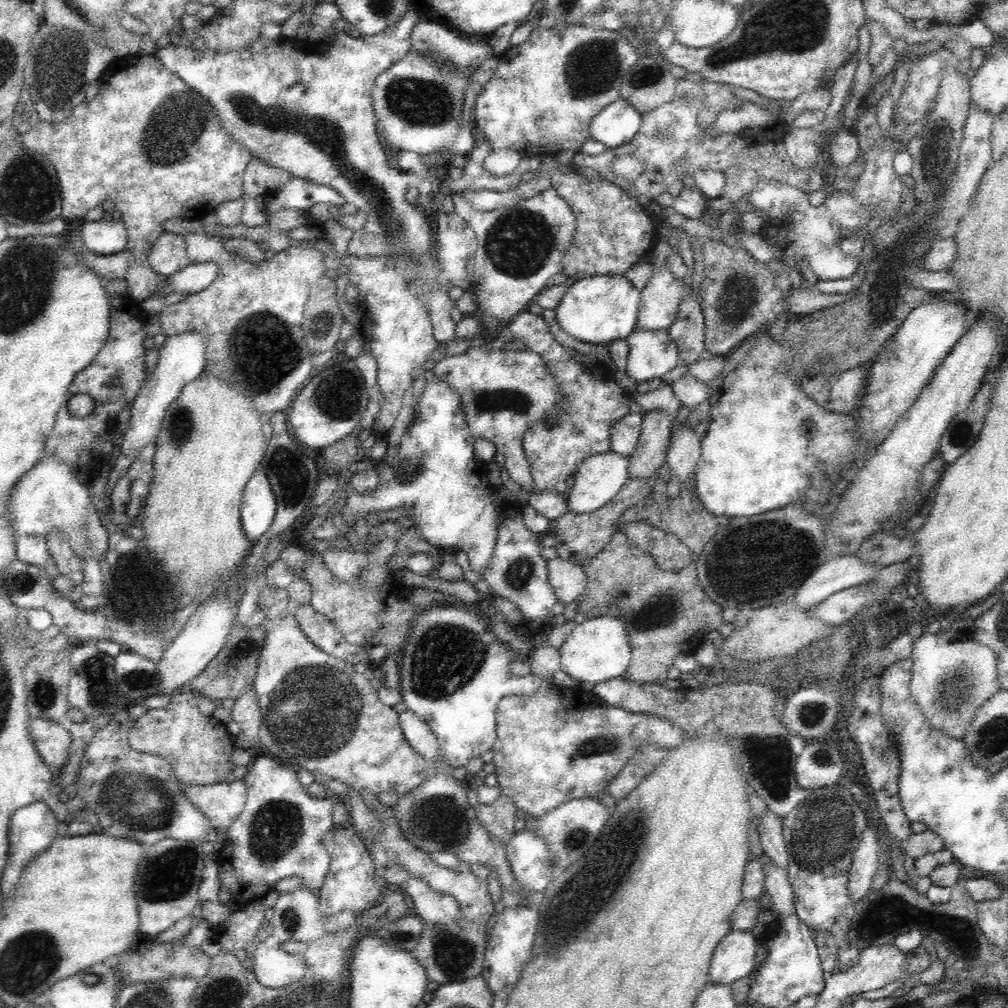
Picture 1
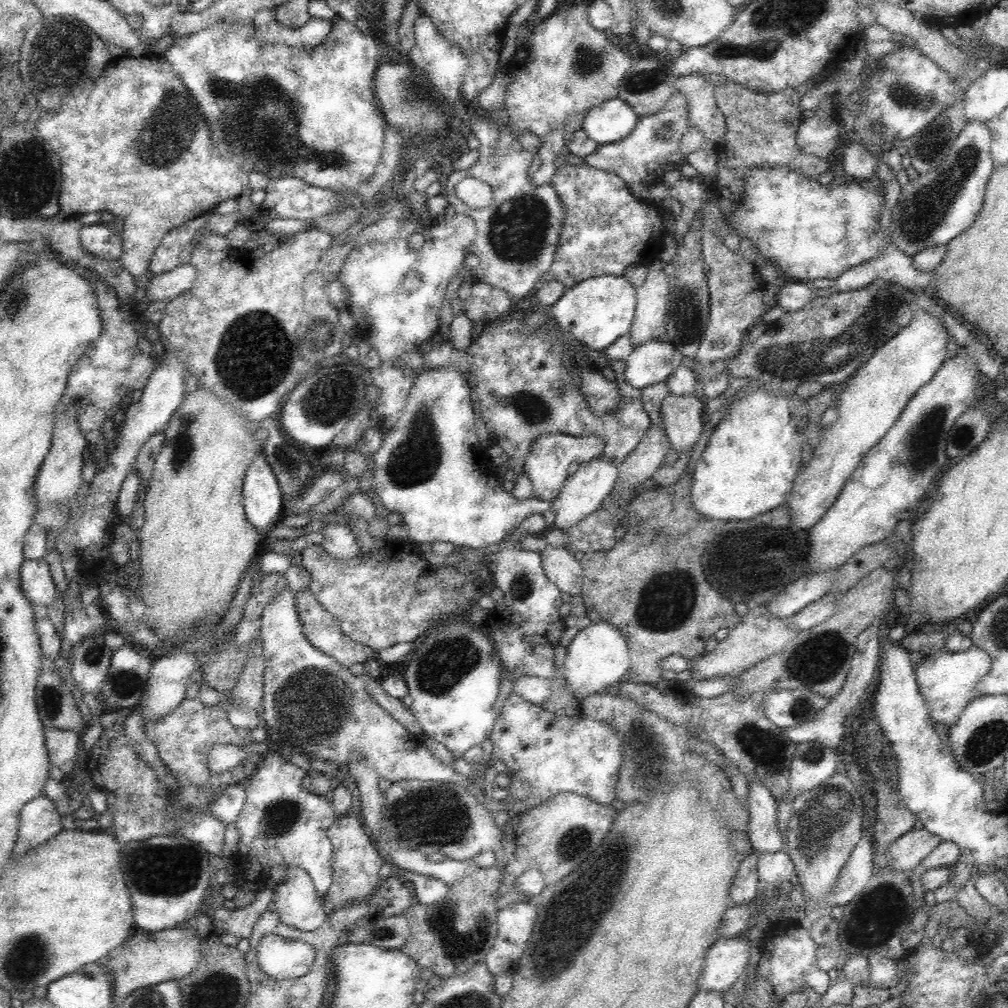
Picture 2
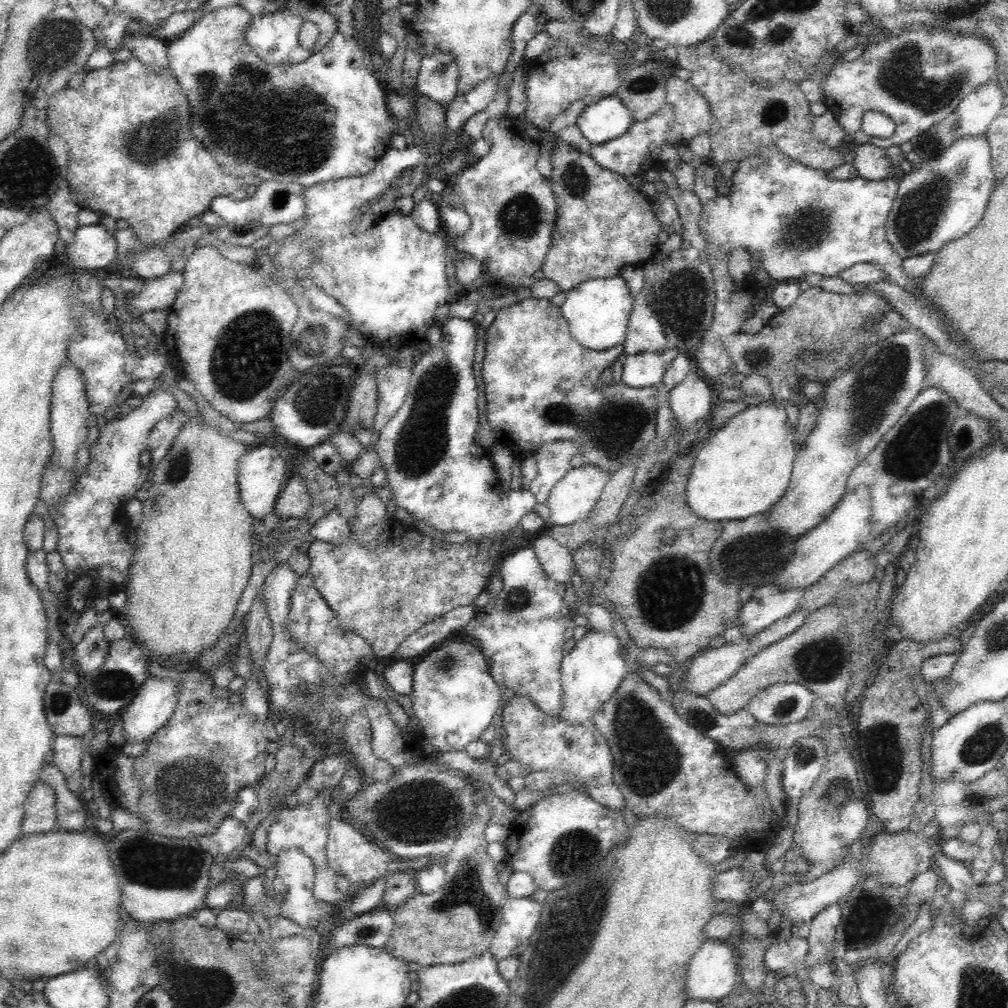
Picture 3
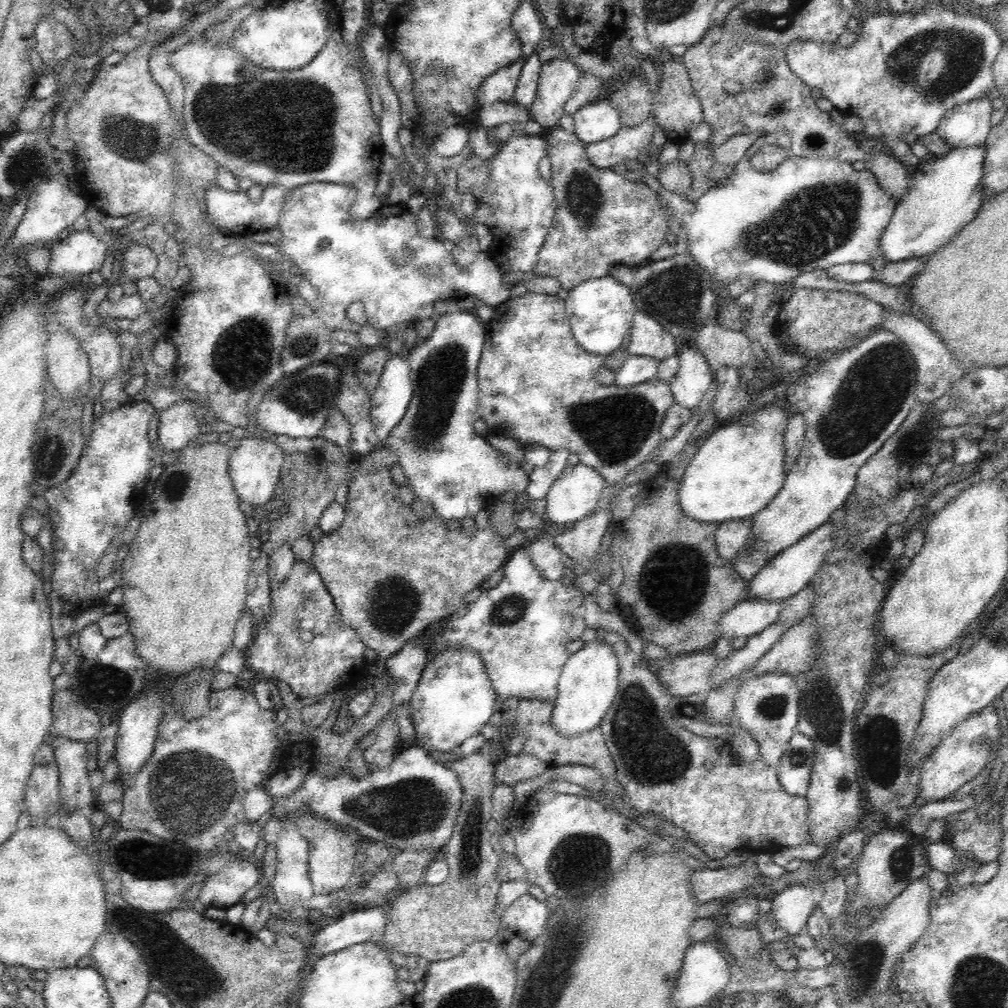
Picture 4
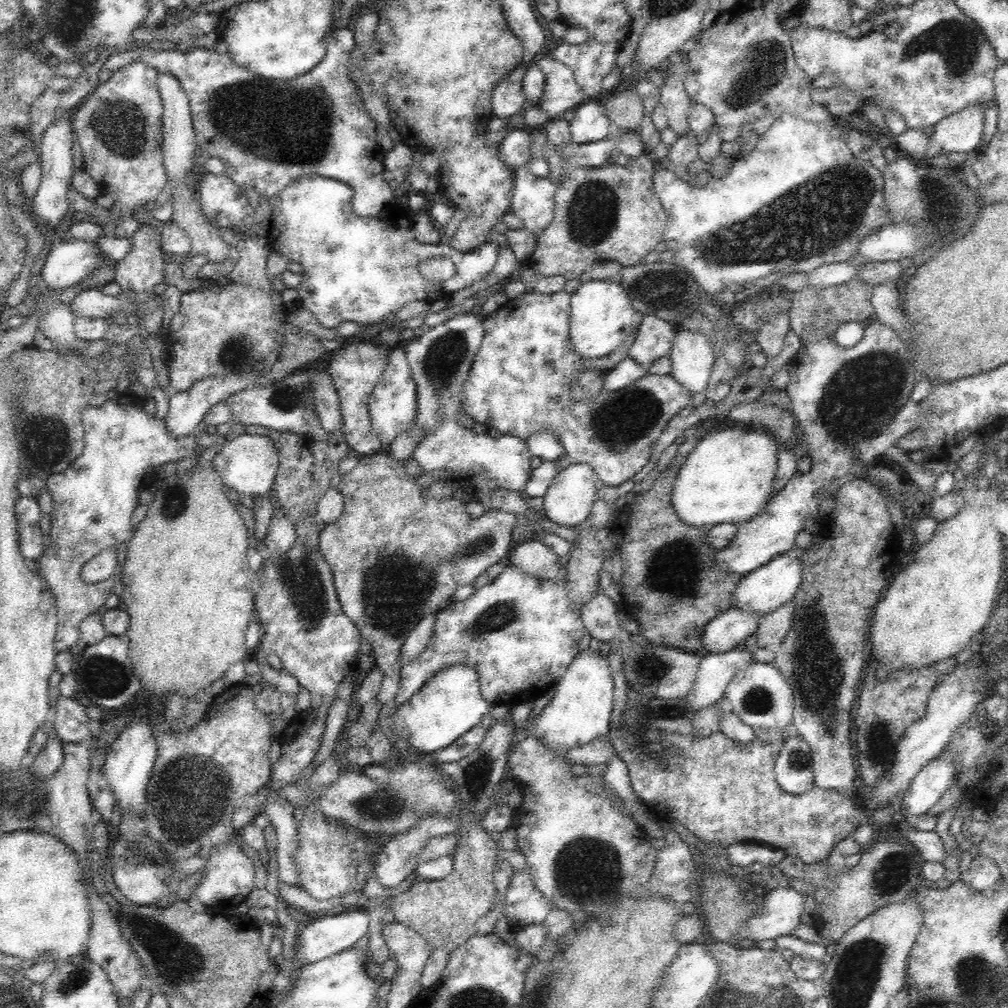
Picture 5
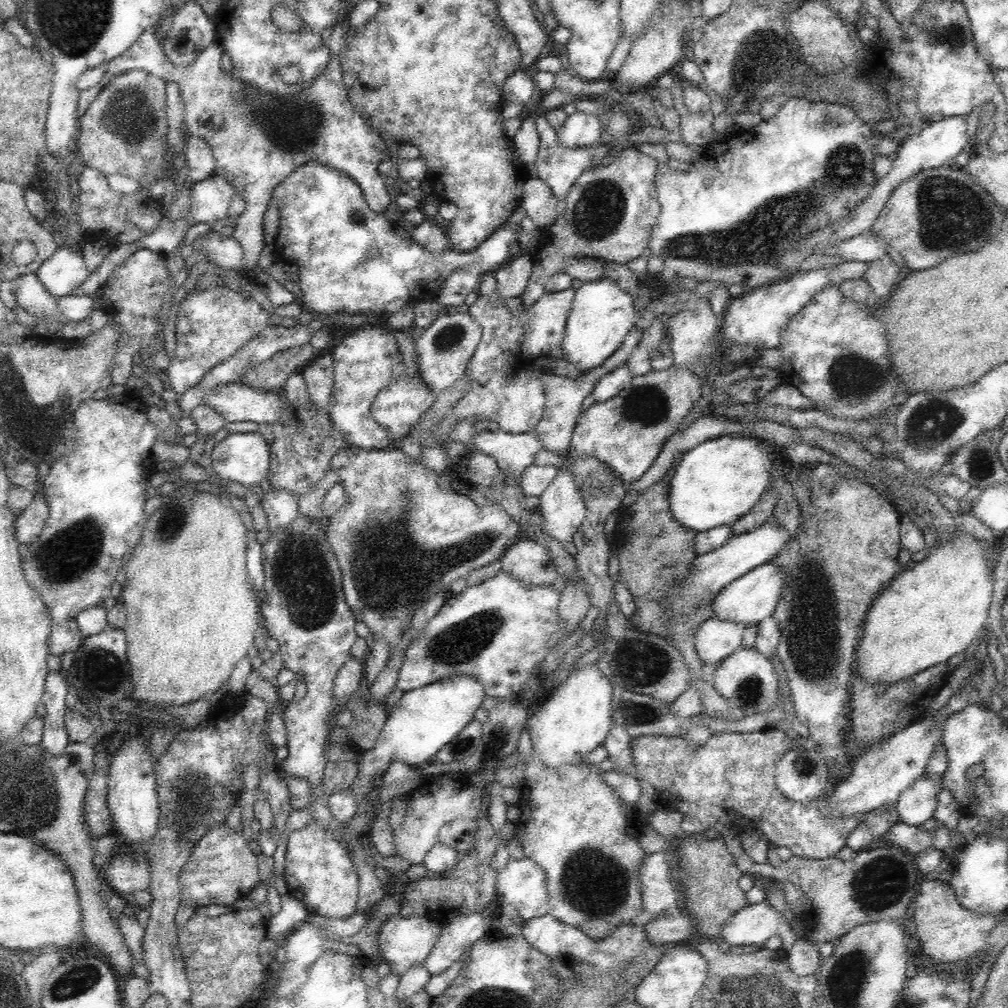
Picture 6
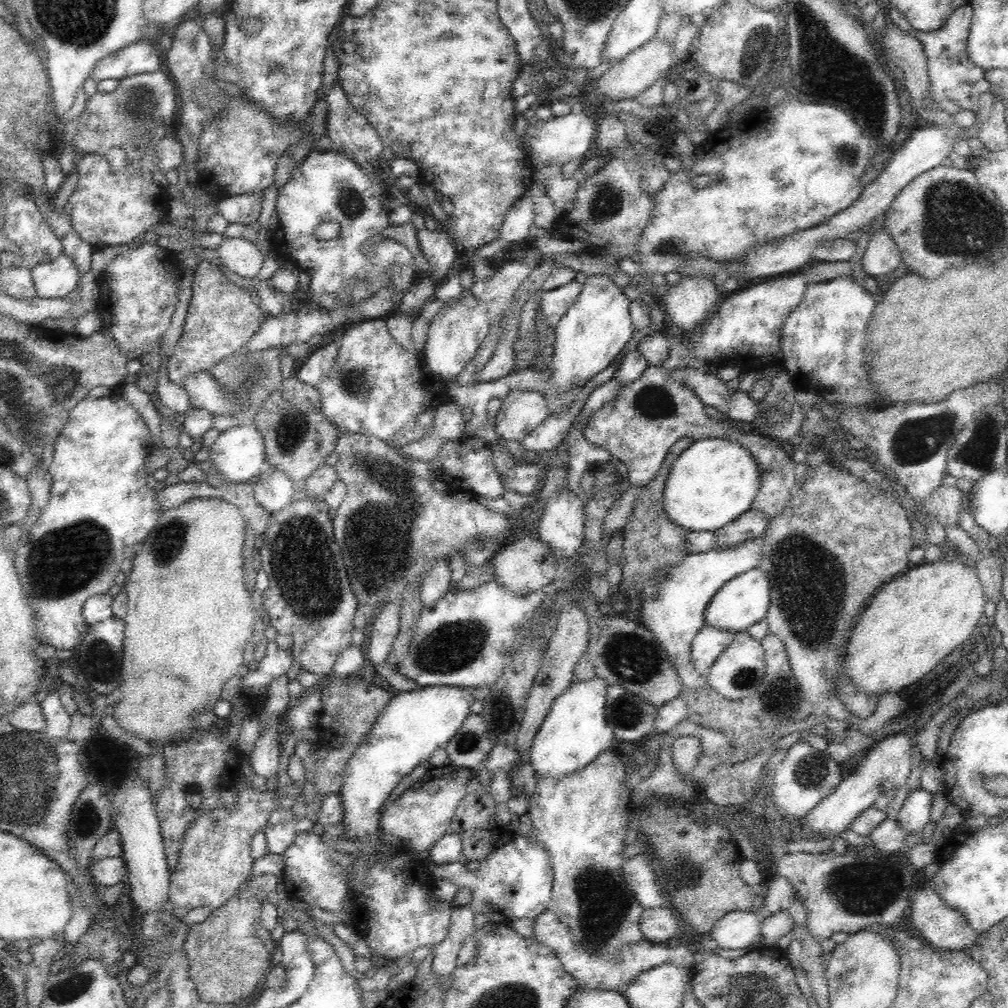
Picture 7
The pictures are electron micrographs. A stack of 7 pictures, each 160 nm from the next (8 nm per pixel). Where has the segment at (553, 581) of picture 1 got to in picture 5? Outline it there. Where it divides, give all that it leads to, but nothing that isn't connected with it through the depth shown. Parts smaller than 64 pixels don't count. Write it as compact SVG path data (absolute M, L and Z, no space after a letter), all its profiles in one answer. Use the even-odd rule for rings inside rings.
M542 539L515 545L507 558L509 564L526 574L553 581L561 568L558 560L559 556Z

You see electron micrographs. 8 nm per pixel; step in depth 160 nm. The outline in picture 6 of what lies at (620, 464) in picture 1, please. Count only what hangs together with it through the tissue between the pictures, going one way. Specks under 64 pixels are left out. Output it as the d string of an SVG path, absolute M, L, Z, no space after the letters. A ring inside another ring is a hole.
M570 467L559 471L539 496L542 531L560 542L572 540L585 519L586 505Z

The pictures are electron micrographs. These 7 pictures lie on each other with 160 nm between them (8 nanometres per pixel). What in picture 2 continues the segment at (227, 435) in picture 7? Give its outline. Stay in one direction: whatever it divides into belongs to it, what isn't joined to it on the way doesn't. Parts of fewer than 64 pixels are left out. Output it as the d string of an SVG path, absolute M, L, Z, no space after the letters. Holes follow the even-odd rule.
M262 451L248 465L242 496L245 516L262 536L269 527L280 523L285 514L282 491L275 472L268 465Z

